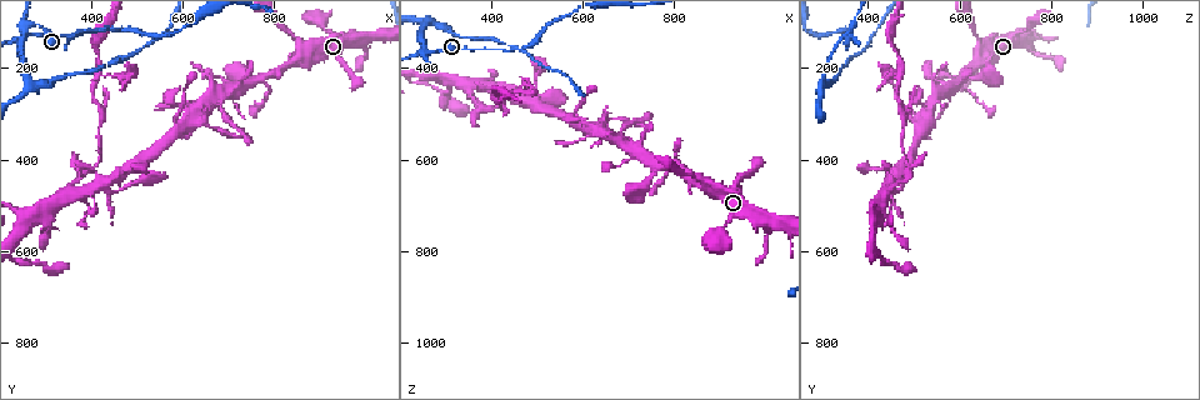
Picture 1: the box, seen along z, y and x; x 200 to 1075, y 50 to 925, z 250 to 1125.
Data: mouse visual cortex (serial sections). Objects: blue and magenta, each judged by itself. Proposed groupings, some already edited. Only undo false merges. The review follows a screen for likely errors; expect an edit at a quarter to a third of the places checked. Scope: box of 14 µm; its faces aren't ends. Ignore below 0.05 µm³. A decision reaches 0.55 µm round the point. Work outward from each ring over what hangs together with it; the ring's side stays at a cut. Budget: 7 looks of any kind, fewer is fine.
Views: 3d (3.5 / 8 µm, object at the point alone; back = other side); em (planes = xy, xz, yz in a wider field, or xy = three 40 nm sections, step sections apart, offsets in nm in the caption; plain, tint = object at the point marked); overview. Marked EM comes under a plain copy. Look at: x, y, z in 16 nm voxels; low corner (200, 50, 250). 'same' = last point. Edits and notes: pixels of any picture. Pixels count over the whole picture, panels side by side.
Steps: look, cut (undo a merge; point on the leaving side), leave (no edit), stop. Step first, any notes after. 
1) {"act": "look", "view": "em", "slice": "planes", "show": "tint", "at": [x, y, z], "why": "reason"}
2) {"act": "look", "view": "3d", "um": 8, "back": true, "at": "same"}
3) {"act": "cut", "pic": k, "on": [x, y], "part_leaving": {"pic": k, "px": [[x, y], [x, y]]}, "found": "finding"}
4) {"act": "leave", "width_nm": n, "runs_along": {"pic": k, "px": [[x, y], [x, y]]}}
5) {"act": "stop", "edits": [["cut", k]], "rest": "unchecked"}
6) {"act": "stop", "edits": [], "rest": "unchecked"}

{"act": "look", "view": "3d", "um": 3.5, "back": true, "at": [920, 115, 750], "why": "narrows sharply"}

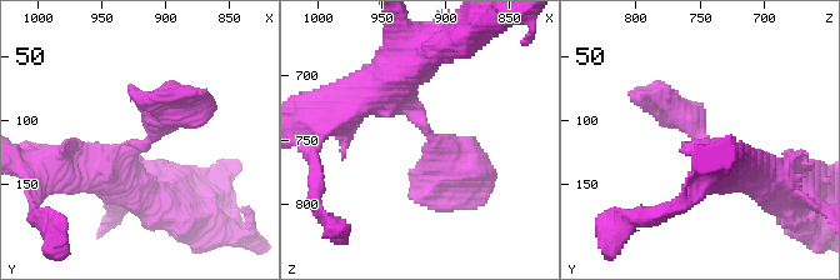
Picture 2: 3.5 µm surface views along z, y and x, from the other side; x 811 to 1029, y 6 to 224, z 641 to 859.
{"act": "look", "view": "em", "slice": "xy", "step": 5, "show": "tint", "at": [914, 114, 746], "why": "shape alone is not enough"}

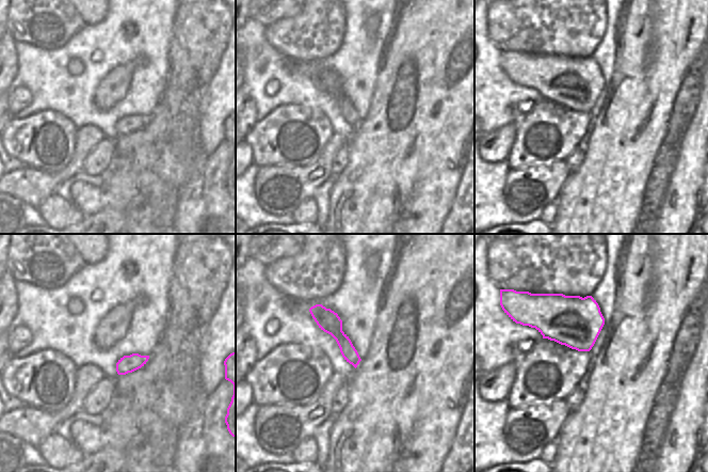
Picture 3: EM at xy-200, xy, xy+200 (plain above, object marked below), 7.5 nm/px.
{"act": "look", "view": "em", "slice": "planes", "show": "tint", "at": "same", "why": "cut it another way"}

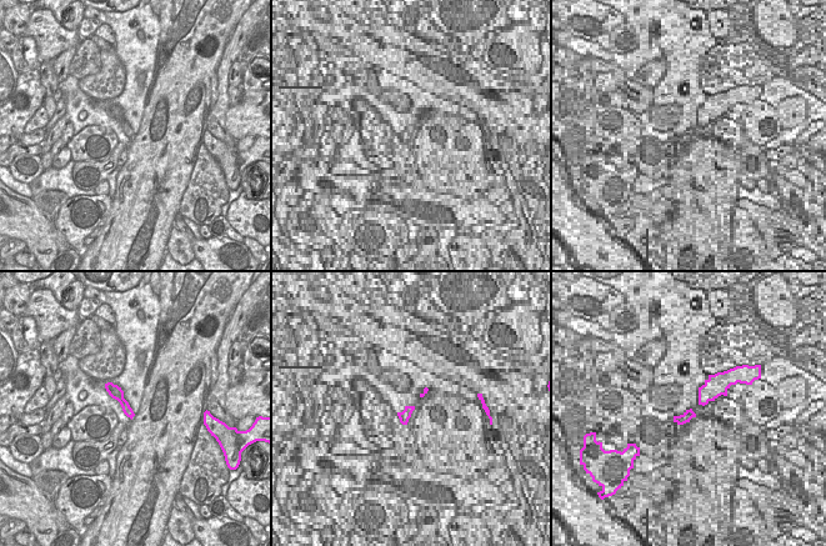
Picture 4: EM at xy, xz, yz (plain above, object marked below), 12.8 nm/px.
{"act": "leave", "width_nm": 130, "runs_along": {"pic": 4, "px": [[109, 386], [120, 397], [130, 414]]}, "found": "one cell here"}

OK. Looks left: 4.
{"act": "look", "view": "3d", "um": 8, "at": [770, 225, 600], "why": "a narrow waist"}

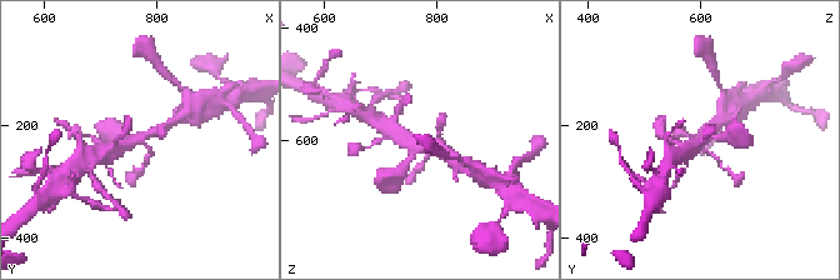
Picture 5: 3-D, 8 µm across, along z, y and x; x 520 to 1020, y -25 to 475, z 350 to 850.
{"act": "look", "view": "3d", "um": 3.5, "at": [765, 225, 600], "why": "closer look"}

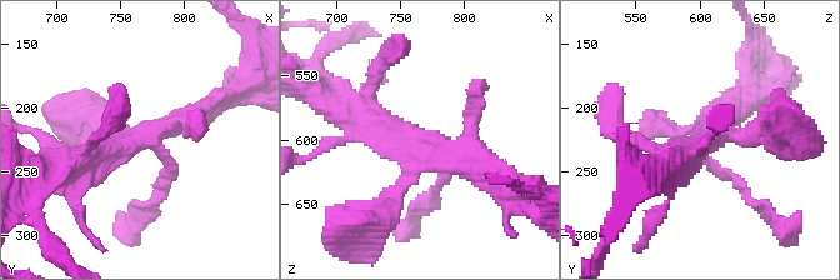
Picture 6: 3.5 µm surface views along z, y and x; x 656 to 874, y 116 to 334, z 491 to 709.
{"act": "look", "view": "em", "slice": "xy", "step": 3, "show": "tint", "at": [766, 228, 604], "why": "need the tissue"}

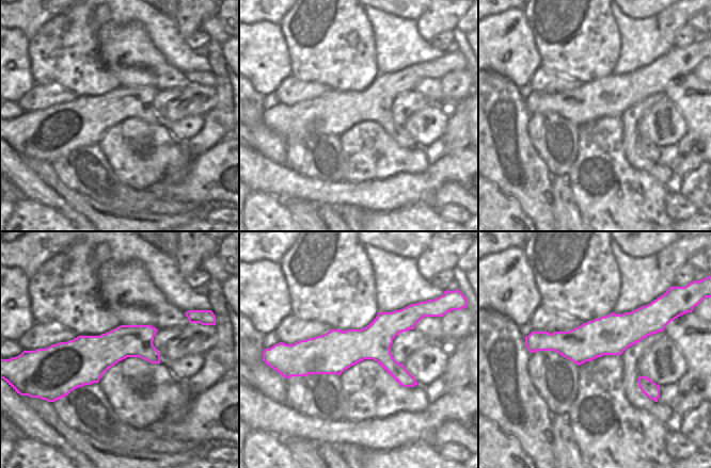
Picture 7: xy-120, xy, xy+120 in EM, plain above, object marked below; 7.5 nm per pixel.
{"act": "leave", "arm_widths_nm": [150, 250, 300, 350], "runs_along": {"pic": 6, "px": [[485, 180], [428, 144], [348, 113]]}, "found": "continuous, no second cell"}

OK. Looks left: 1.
{"act": "stop", "edits": [], "rest": "unchecked"}

